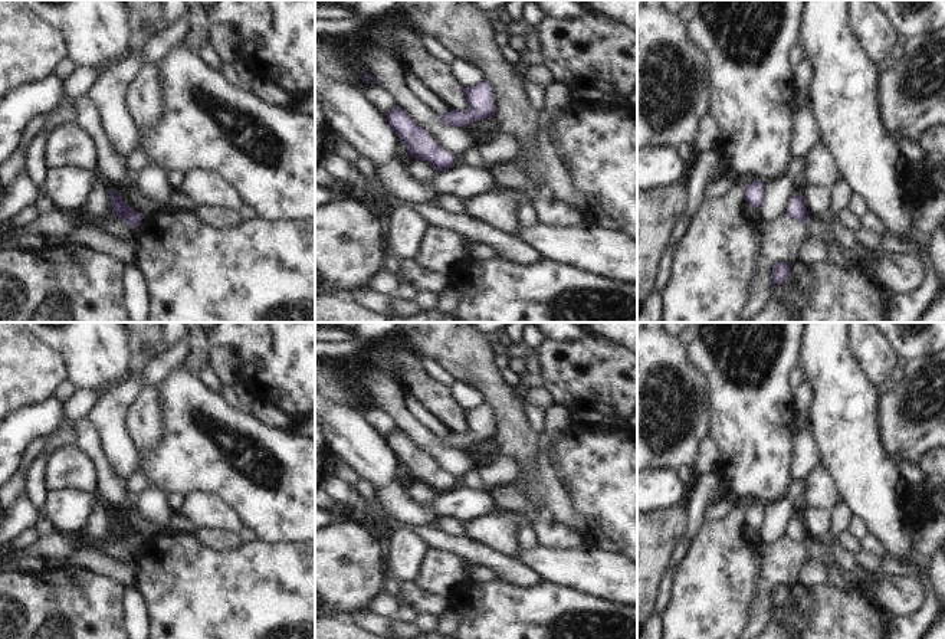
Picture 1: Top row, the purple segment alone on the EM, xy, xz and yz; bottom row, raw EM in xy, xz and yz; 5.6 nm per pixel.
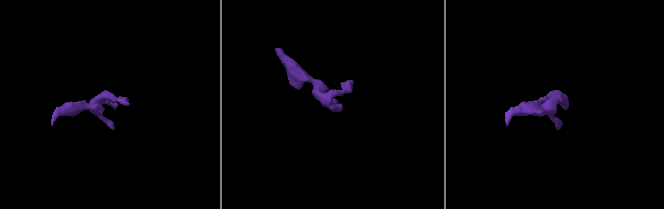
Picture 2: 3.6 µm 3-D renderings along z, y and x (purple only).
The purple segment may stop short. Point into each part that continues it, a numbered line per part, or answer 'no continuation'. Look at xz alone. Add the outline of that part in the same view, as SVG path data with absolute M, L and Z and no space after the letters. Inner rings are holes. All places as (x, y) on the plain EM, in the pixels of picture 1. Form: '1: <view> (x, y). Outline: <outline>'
no continuation.

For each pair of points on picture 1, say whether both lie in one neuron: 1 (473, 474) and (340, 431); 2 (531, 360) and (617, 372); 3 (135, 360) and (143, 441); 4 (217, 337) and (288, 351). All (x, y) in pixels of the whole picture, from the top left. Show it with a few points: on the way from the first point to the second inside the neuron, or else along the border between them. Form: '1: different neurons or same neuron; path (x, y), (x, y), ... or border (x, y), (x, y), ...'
1: different neurons; border (462, 485), (488, 494)
2: different neurons; border (534, 353), (540, 376)
3: different neurons; border (140, 389), (127, 410), (125, 425)
4: same neuron; path (235, 337), (271, 337)

